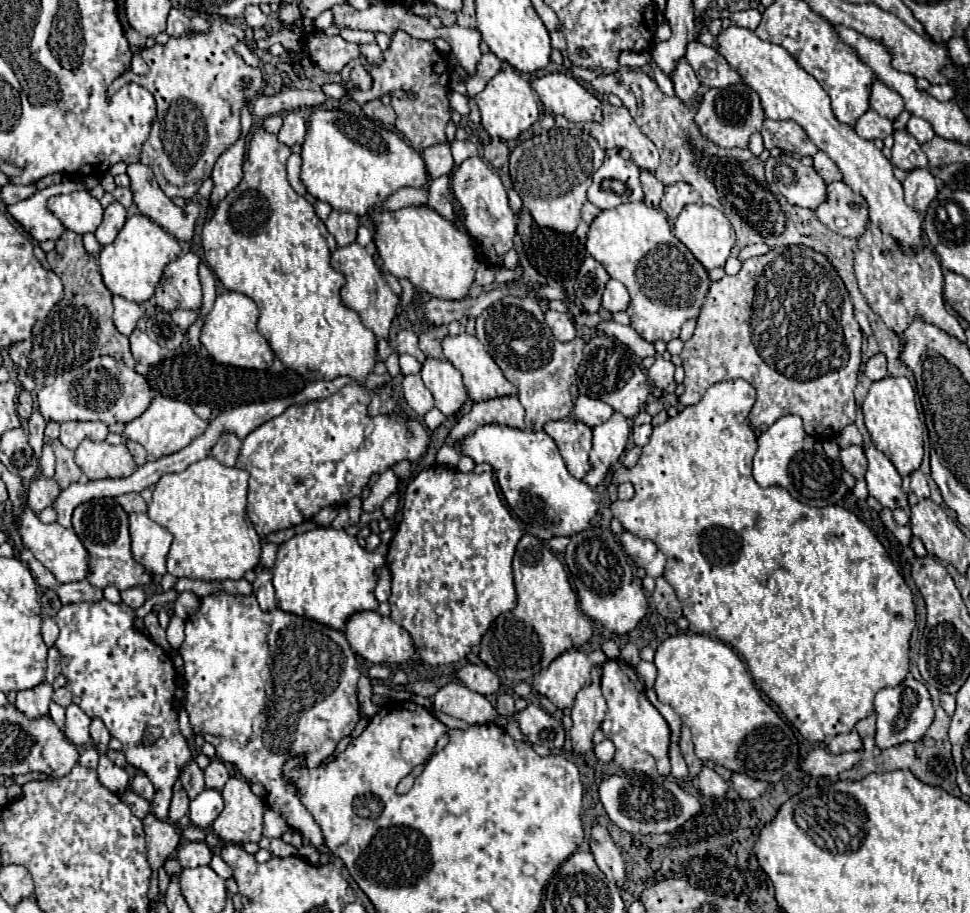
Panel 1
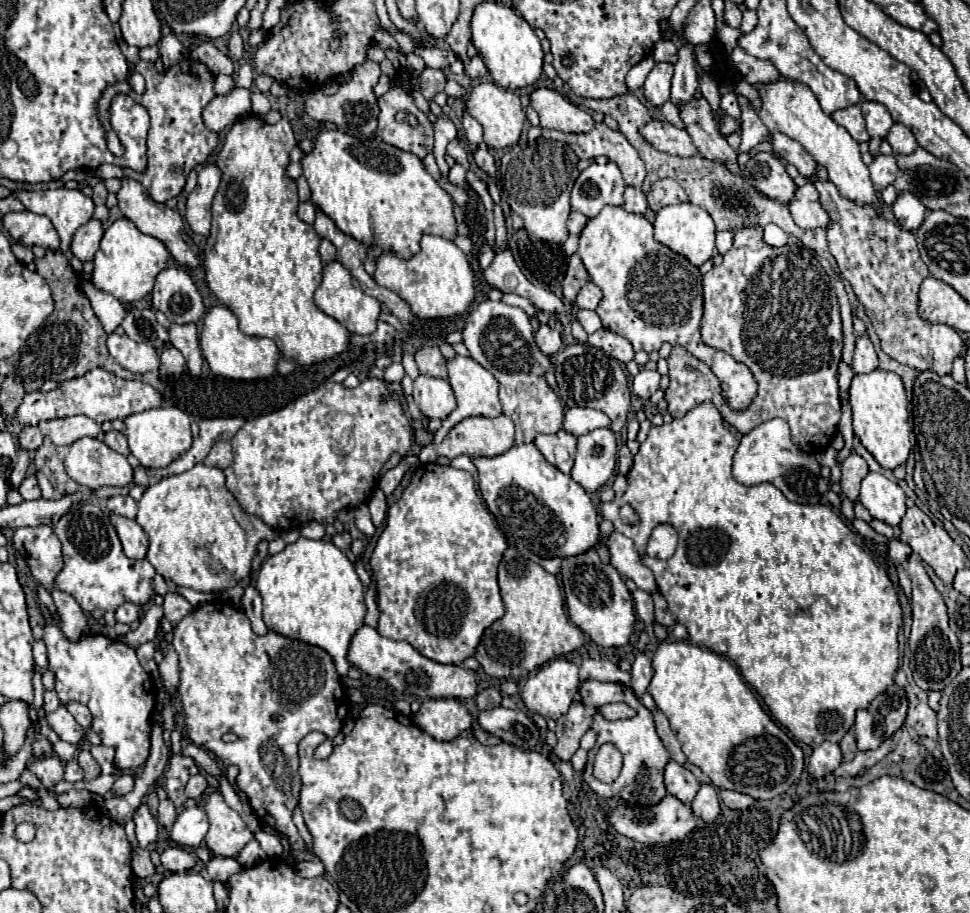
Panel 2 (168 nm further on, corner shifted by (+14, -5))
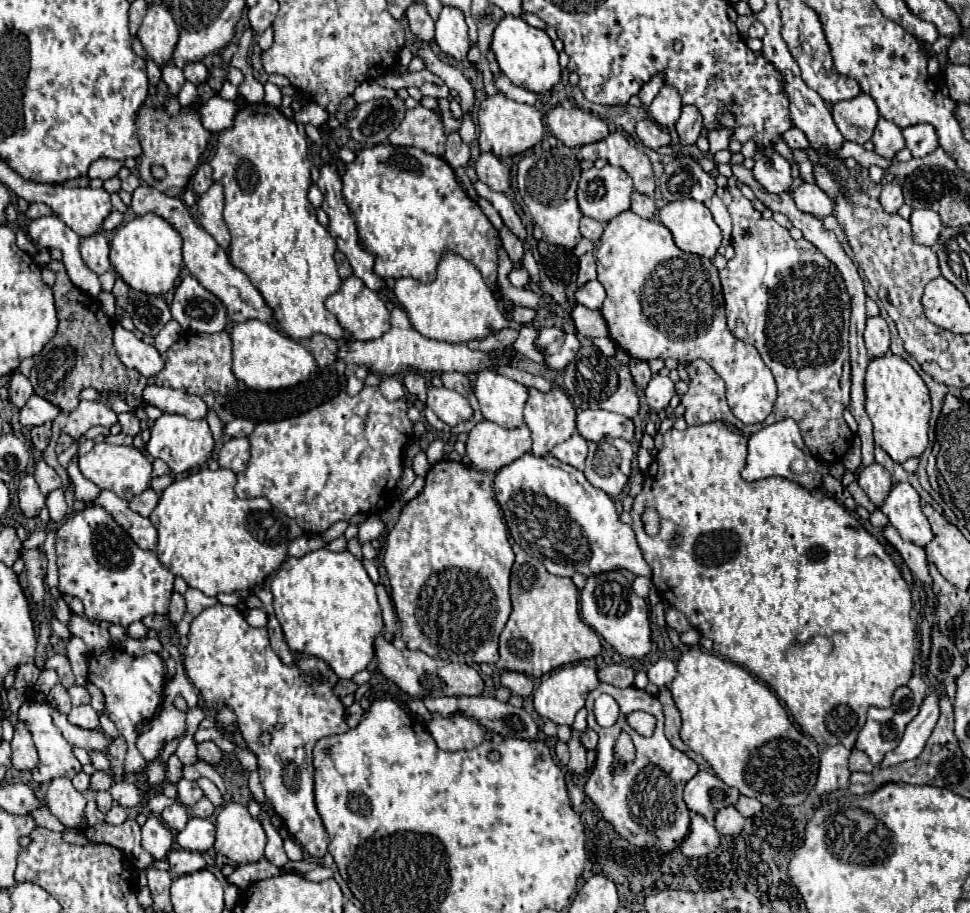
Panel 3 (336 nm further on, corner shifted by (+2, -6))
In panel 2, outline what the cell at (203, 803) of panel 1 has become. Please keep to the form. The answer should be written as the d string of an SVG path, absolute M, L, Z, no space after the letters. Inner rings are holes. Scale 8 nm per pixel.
M188 806L170 828L170 840L184 848L198 848L208 832L208 820L200 806Z

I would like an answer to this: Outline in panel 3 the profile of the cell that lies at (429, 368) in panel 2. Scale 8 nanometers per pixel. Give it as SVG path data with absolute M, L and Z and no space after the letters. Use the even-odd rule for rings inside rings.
M458 371L442 373L442 375L440 375L440 379L442 379L444 387L454 389L454 391L460 391L462 395L466 395L466 393L468 393L468 389L470 389L470 381L466 379L466 375L462 375L462 373L458 373Z

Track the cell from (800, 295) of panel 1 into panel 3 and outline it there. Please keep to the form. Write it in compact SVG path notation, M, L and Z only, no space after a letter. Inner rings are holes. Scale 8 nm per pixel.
M728 187L722 195L724 205L732 217L732 245L736 255L728 261L728 265L720 271L722 293L726 301L726 319L728 329L734 337L742 337L742 341L754 345L768 365L768 369L776 377L778 399L770 417L758 425L740 423L730 407L726 405L726 387L722 377L702 359L696 359L686 365L686 373L690 377L690 389L680 397L680 403L686 407L684 419L688 425L702 425L710 421L724 421L736 425L744 435L752 435L766 425L778 423L786 417L792 417L804 437L806 447L812 455L824 463L840 463L844 453L850 447L852 433L846 425L842 413L850 405L850 363L848 363L848 315L850 315L850 299L844 287L842 277L838 277L836 265L832 261L826 263L826 257L806 239L794 241L790 231L778 225L774 219L762 219L758 211L754 211L752 203L740 193L740 189Z

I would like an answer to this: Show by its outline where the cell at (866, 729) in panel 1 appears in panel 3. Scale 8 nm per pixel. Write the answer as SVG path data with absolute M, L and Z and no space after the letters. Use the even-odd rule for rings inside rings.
M852 749L852 755L850 755L850 771L872 773L872 771L874 771L874 765L870 763L868 755L864 755L864 751L856 751L856 749Z

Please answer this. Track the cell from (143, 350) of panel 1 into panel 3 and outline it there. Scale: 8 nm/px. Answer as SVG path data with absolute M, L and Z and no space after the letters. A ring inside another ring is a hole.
M120 325L114 327L114 347L120 361L126 367L140 371L144 377L152 377L164 369L164 359L160 357L156 347L144 343L132 331L126 331Z

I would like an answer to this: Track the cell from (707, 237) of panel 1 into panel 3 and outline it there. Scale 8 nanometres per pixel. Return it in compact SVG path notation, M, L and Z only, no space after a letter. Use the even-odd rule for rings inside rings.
M694 199L674 201L660 209L660 221L670 229L674 243L706 259L714 259L720 247L720 227L714 223L710 209Z

